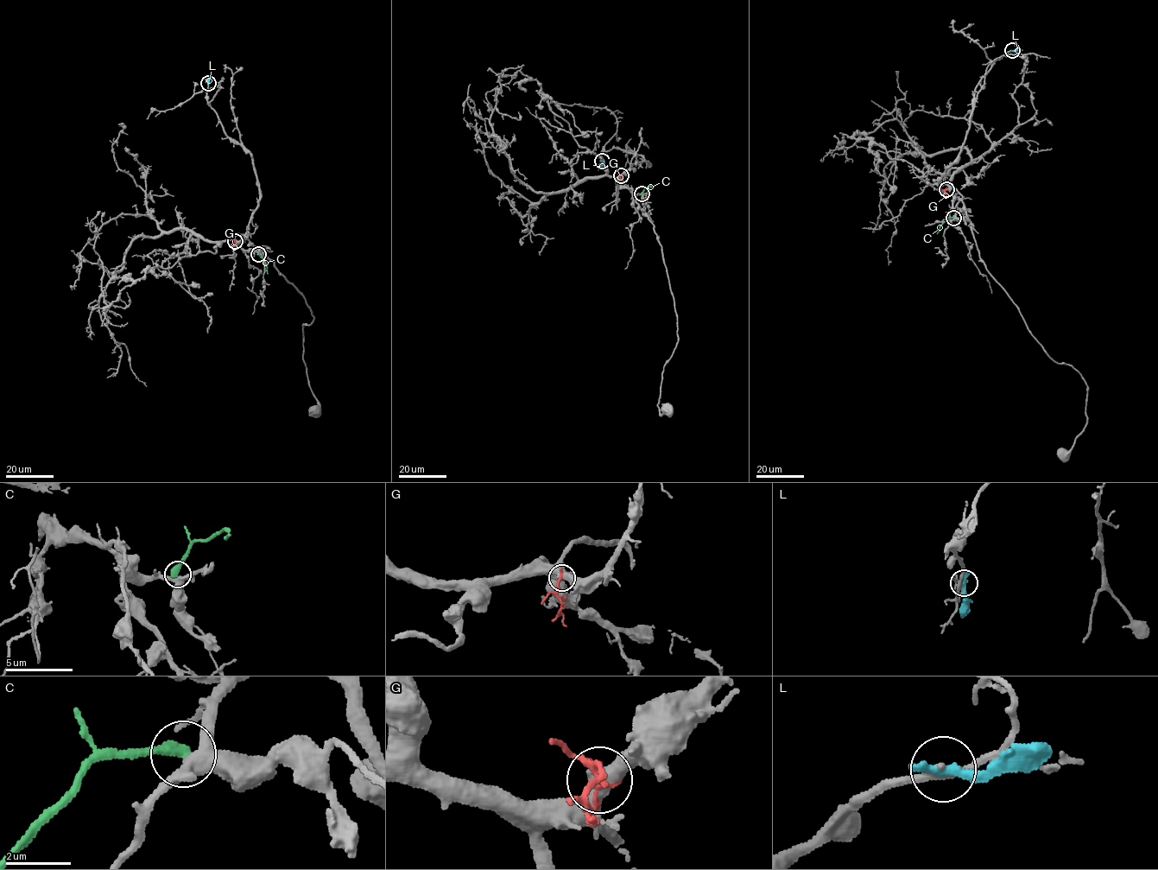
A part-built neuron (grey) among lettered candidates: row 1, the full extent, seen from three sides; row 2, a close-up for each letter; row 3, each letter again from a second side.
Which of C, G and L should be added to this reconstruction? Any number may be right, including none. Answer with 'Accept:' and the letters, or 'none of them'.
Accept: none of them

